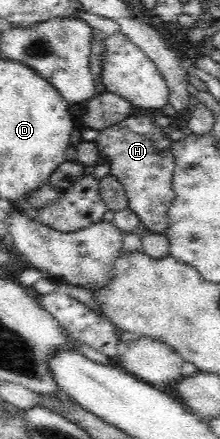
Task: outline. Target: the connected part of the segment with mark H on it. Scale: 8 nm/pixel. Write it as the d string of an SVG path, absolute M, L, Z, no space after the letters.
M130 115L124 121L100 130L95 142L103 162L110 165L109 173L123 185L129 207L142 225L152 233L165 233L169 223L168 210L175 198L175 159L171 150L174 141L162 131L162 127L154 124L154 117Z

